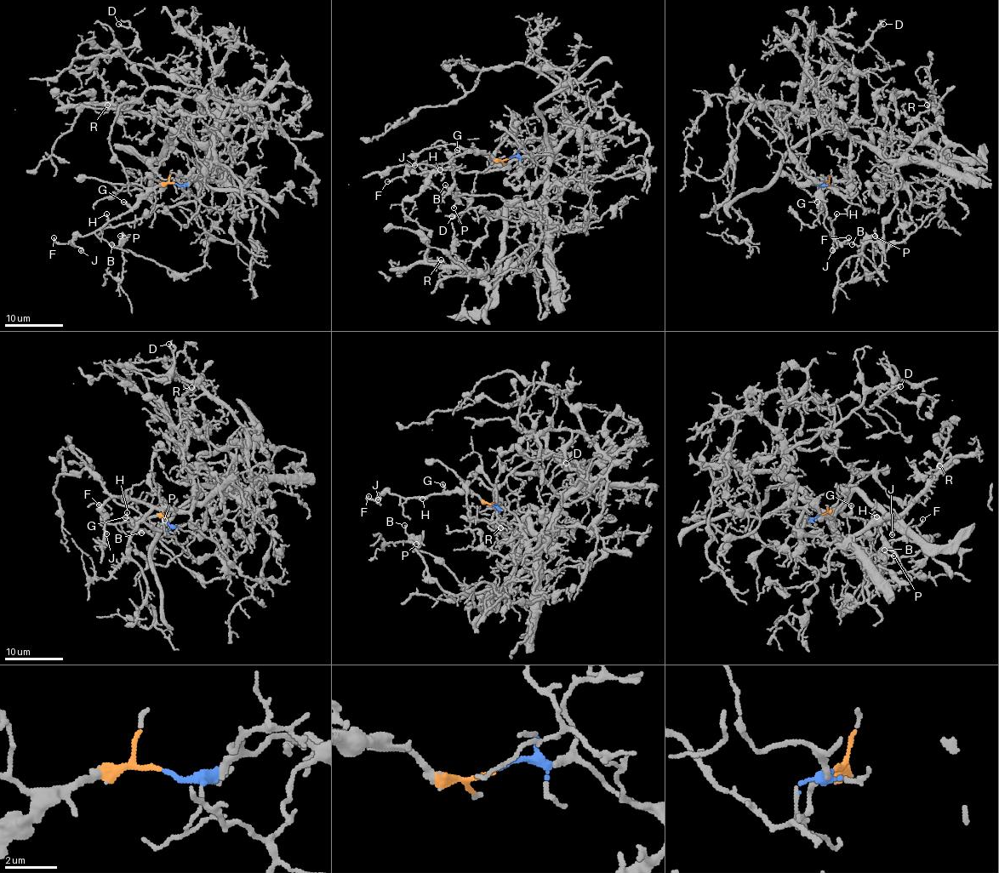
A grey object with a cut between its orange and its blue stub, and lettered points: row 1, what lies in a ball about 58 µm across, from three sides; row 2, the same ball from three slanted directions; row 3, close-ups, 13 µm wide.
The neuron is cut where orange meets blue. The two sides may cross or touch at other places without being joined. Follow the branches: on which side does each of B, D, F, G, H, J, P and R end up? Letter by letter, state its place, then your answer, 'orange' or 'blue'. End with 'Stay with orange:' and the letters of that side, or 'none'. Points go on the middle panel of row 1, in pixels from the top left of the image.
B: (445, 185) | blue
D: (452, 216) | blue
F: (387, 181) | orange
G: (457, 150) | orange
H: (440, 169) | orange
J: (414, 165) | orange
P: (453, 208) | blue
R: (441, 259) | blue
Stay with orange: F, G, H, J

